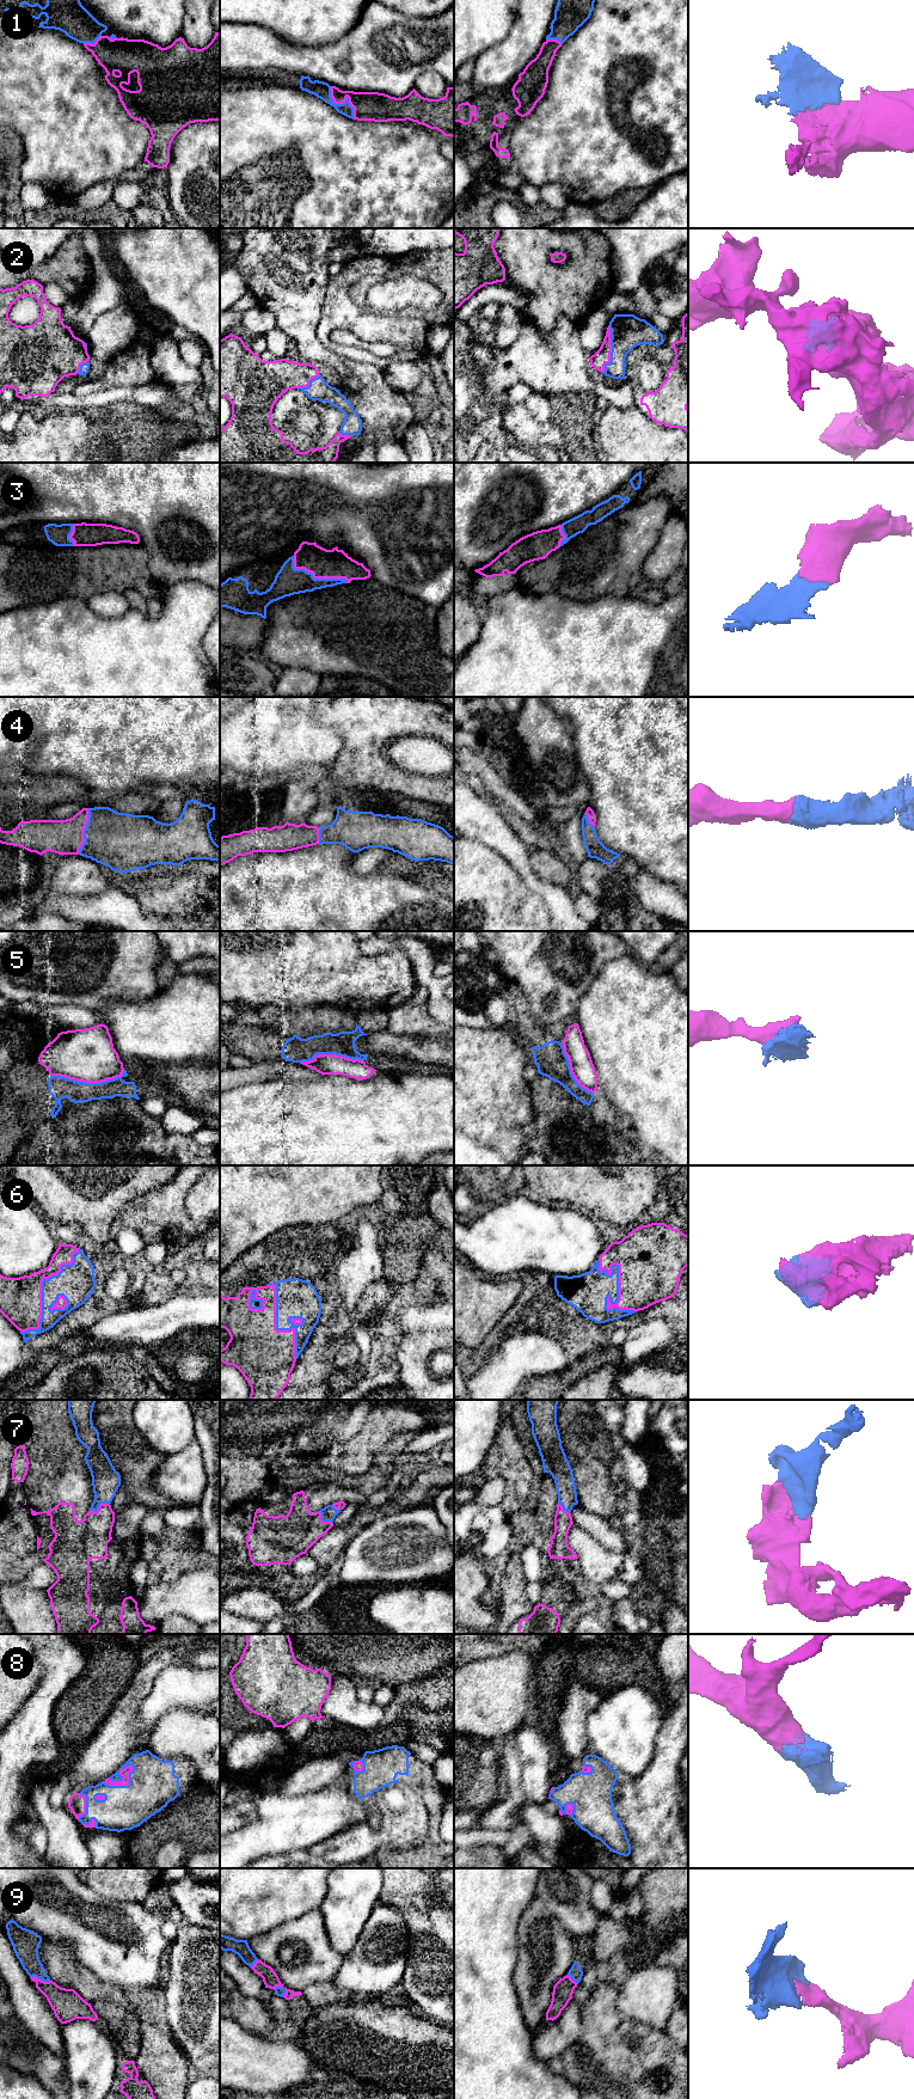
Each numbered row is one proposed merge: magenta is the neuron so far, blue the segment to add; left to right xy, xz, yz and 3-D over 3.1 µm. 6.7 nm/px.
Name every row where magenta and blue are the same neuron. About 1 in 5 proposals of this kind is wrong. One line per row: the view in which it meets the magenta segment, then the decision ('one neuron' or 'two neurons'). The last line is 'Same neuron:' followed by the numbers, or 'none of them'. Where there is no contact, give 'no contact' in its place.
1: contact in xz; one neuron
2: contact in yz; one neuron
3: contact in xz; one neuron
4: contact in xy; one neuron
5: contact in xy; two neurons
6: contact in yz; one neuron
7: contact in xy; one neuron
8: contact in xy; one neuron
9: contact in xy; one neuron
Same neuron: 1, 2, 3, 4, 6, 7, 8, 9

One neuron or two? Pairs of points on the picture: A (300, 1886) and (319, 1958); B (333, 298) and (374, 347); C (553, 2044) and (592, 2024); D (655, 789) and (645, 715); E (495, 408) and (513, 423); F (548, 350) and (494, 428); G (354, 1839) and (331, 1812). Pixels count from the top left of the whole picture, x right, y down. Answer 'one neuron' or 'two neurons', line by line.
A: two neurons
B: two neurons
C: two neurons
D: one neuron
E: two neurons
F: one neuron
G: two neurons

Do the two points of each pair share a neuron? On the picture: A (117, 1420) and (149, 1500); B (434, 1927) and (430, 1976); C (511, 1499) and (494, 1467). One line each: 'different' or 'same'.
A: same
B: same
C: same

